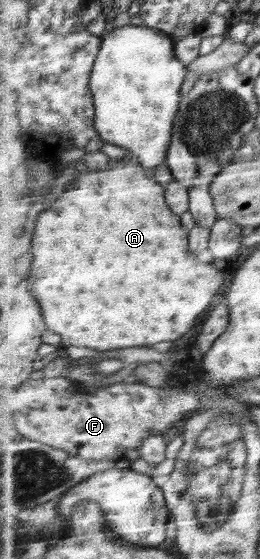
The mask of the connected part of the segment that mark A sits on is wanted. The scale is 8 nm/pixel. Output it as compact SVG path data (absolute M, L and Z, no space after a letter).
M132 155L120 161L112 160L106 170L81 173L81 176L78 176L69 186L69 190L63 192L63 196L51 206L51 210L47 210L39 216L39 220L37 220L37 213L33 213L33 210L26 213L24 220L20 220L20 226L34 235L30 257L27 258L25 264L26 270L32 273L30 276L32 293L41 305L46 325L53 332L63 336L63 344L67 347L91 346L91 348L101 351L111 350L111 348L151 346L151 344L159 344L159 342L167 342L167 340L179 340L209 310L209 306L213 304L217 294L226 293L225 272L223 272L223 268L217 268L223 264L211 261L207 257L199 257L199 254L193 256L194 252L190 248L191 230L184 225L182 215L176 215L172 211L166 192L166 186L157 179L149 178L144 166Z

